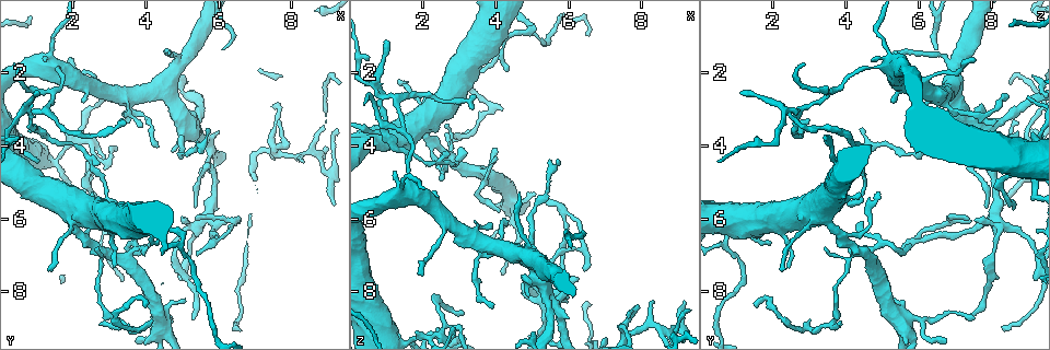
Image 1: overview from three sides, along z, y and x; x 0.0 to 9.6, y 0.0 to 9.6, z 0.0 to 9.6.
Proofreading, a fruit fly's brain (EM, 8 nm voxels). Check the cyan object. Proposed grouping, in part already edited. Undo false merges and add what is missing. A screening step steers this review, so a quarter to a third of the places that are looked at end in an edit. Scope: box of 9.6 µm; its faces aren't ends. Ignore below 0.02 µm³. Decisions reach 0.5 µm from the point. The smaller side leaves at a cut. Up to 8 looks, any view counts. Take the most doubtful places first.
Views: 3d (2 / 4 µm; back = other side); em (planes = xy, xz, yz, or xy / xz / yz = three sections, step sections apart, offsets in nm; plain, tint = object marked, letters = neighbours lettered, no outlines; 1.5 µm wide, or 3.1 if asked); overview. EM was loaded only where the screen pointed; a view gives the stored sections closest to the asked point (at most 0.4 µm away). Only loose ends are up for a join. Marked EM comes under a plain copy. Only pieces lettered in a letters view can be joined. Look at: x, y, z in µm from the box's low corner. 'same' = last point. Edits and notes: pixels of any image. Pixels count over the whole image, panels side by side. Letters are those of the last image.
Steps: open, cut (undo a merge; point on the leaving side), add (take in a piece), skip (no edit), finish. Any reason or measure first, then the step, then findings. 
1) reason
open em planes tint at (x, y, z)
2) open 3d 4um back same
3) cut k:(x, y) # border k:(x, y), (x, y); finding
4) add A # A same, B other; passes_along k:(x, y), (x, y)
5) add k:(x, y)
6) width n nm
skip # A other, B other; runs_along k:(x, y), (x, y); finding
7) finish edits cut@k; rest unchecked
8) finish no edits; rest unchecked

arms part here
open 3d 2um at (0.90, 3.05, 2.65)

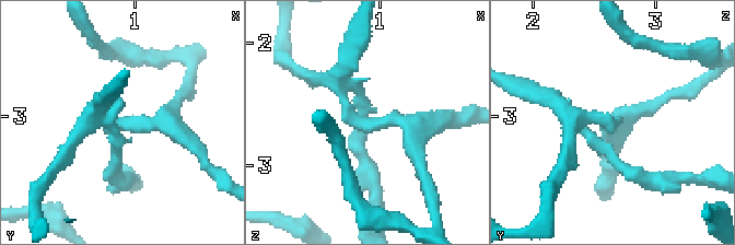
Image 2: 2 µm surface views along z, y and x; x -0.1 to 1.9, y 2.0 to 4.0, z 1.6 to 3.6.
need the tissue
open em planes letters at (0.84, 3.08, 2.64)

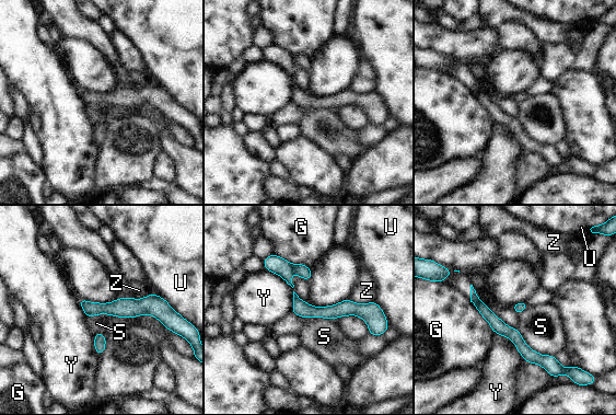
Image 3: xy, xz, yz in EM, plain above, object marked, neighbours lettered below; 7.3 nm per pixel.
longest_contact S 340 nm
skip # G other, S other, U other, Y other, Z other; border 3:(518, 329), (530, 347), (554, 356); continuous, no second cell

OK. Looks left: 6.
free end
open em planes letters at (2.75, 2.70, 8.95)

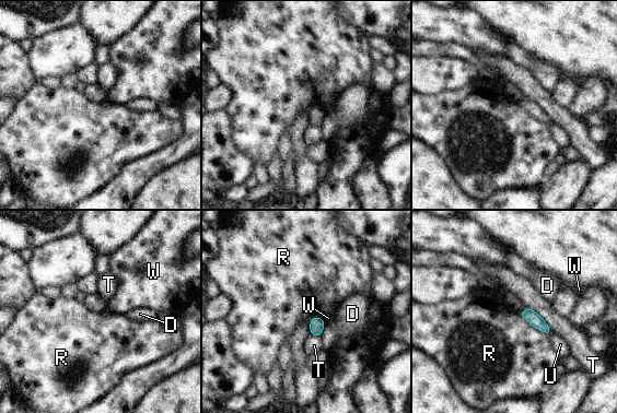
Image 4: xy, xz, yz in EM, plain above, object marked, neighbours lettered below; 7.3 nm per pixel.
longest_contact R 280 nm
skip # D other, R other, T other, U other, W other; no lettered piece goes on from it

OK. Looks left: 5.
an open end
open em planes letters at (8.35, 4.45, 8.20)

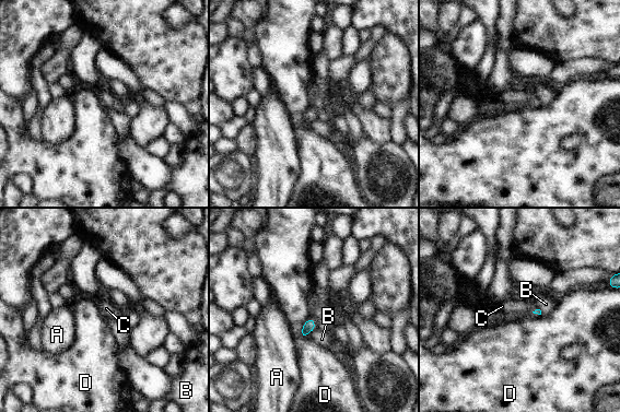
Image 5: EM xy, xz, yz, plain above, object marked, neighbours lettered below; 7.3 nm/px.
skip # A other, B other, C other, D other; border 5:(311, 317), (315, 324); none of them fits

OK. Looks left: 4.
finish no edits; rest unchecked

